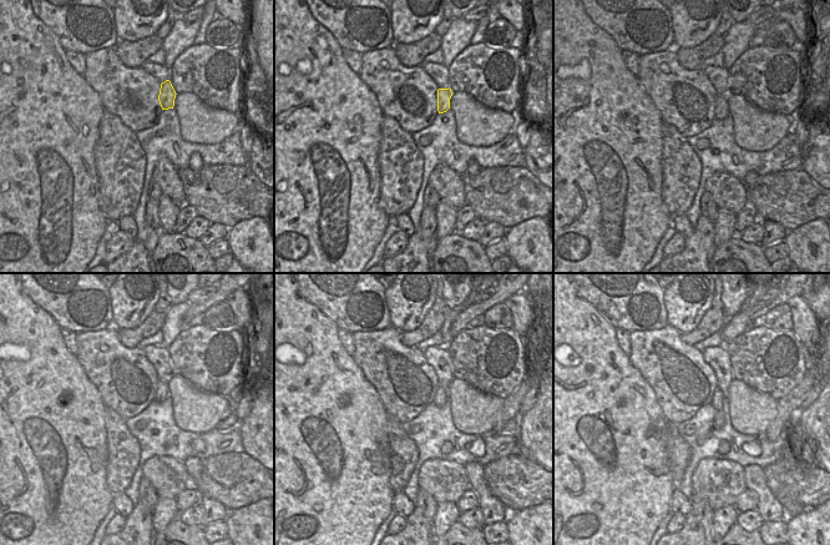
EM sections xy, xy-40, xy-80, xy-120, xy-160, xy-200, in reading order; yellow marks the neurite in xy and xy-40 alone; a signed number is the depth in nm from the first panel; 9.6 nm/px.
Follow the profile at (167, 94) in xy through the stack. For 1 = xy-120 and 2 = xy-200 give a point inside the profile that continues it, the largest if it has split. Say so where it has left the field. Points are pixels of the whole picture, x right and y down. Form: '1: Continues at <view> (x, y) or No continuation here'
1: Continues at xy-120 (162, 392)
2: Continues at xy-200 (717, 402)

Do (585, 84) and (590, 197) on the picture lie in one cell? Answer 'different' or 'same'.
same

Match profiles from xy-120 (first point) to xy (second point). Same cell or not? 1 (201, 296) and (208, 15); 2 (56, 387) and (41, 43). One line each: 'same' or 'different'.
1: different
2: same

